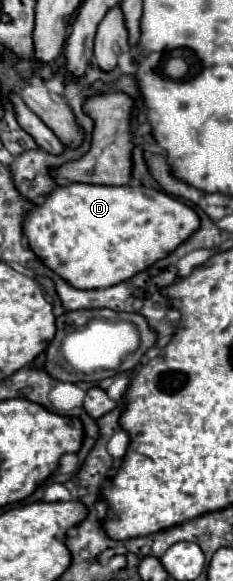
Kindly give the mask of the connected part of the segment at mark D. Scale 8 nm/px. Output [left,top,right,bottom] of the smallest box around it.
[24,184,200,288]

